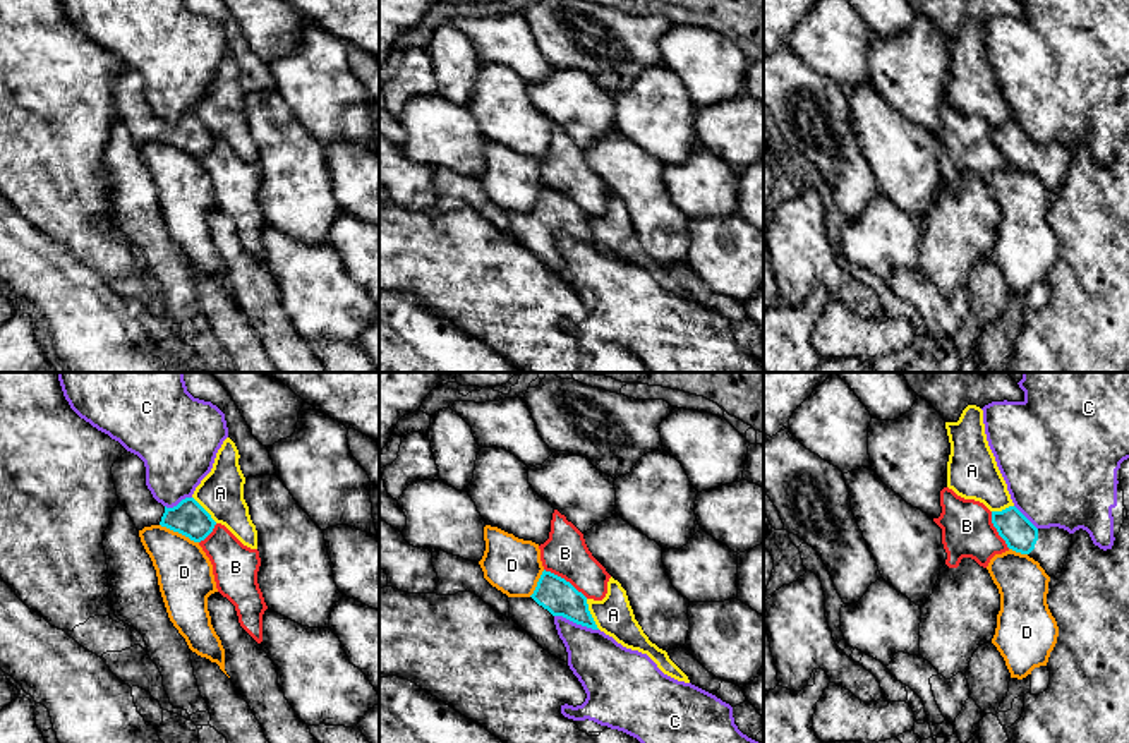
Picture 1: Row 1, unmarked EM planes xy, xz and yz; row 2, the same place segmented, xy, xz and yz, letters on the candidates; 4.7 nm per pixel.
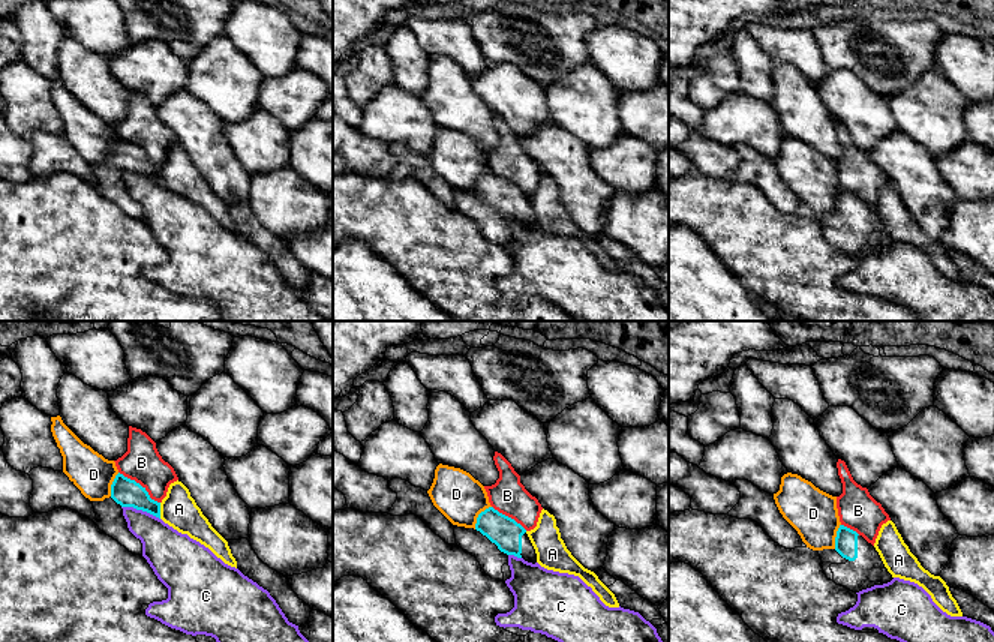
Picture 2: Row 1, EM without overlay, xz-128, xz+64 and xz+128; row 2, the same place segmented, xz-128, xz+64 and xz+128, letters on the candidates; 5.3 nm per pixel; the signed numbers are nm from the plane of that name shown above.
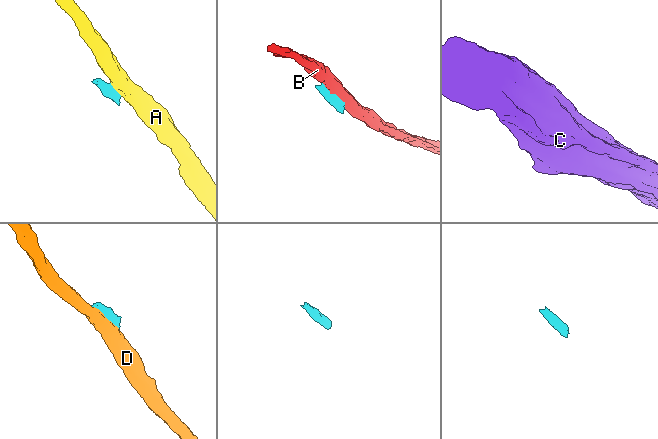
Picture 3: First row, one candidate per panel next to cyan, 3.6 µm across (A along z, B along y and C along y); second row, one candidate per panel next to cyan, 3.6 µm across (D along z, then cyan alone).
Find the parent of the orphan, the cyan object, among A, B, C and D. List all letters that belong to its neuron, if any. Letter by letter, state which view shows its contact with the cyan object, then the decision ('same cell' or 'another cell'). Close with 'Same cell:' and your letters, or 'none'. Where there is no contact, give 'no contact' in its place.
A: xz | another cell
B: xz | another cell
C: xz | another cell
D: xy | another cell
Same cell: none

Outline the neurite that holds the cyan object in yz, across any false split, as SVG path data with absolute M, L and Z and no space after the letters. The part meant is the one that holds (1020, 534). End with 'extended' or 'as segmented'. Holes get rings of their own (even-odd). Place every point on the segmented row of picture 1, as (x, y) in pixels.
M1016 506L992 511L992 523L1009 549L1038 561L1048 577L1062 571L1072 534L1059 527L1038 530Z; extended

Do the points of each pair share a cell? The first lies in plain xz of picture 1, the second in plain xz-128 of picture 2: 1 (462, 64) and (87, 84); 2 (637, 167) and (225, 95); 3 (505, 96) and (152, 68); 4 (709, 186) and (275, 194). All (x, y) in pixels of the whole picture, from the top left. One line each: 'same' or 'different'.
1: different
2: different
3: different
4: different

